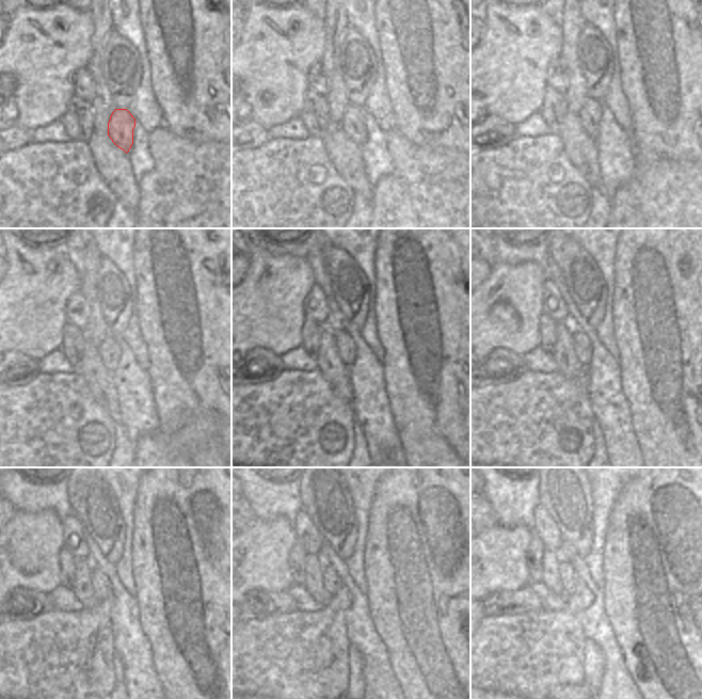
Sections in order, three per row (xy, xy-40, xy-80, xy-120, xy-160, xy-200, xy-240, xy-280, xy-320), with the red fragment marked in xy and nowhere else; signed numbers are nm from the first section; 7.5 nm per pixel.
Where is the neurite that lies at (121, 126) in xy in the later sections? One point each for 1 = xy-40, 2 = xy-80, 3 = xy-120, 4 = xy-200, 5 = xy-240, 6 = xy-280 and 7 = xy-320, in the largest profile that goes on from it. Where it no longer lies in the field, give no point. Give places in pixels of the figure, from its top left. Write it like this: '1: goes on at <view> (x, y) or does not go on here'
1: goes on at xy-40 (353, 122)
2: goes on at xy-80 (590, 114)
3: goes on at xy-120 (109, 350)
4: goes on at xy-200 (581, 345)
5: goes on at xy-240 (100, 583)
6: goes on at xy-280 (332, 582)
7: goes on at xy-320 (568, 577)

